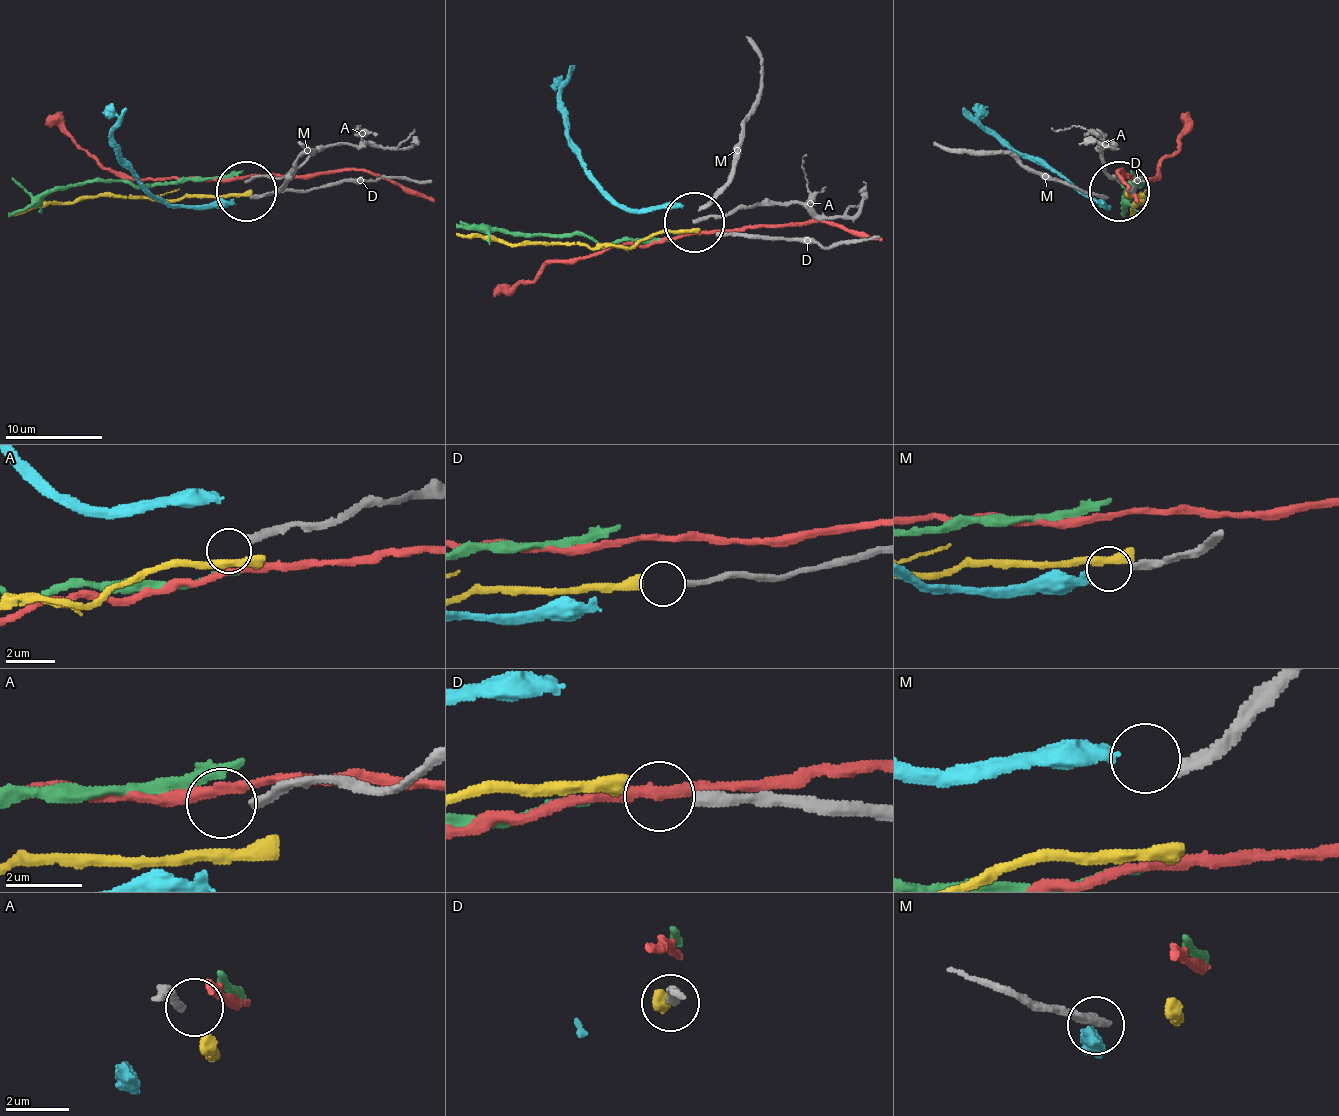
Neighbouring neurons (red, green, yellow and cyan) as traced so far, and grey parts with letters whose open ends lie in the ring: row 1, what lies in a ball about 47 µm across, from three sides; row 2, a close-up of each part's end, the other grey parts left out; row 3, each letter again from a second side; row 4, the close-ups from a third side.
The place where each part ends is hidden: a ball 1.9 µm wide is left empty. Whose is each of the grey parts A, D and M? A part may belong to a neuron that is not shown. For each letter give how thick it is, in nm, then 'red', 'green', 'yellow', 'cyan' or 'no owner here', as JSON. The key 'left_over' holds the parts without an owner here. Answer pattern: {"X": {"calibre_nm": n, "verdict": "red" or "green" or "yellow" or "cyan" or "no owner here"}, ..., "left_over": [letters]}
{"A": {"calibre_nm": 260, "verdict": "no owner here"}, "D": {"calibre_nm": 280, "verdict": "yellow"}, "M": {"calibre_nm": 240, "verdict": "cyan"}, "left_over": ["A"]}

